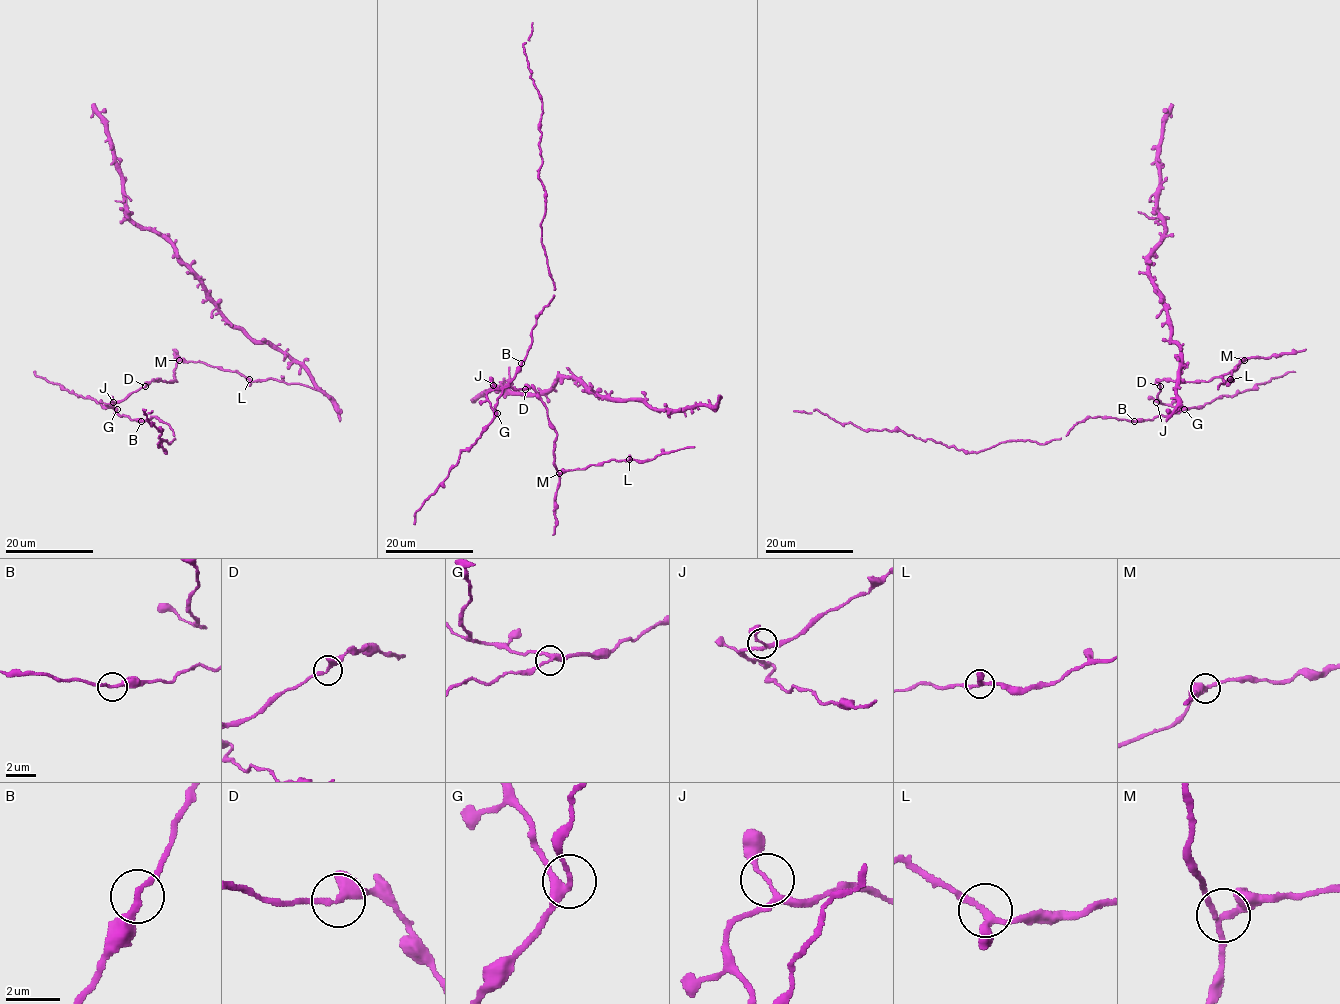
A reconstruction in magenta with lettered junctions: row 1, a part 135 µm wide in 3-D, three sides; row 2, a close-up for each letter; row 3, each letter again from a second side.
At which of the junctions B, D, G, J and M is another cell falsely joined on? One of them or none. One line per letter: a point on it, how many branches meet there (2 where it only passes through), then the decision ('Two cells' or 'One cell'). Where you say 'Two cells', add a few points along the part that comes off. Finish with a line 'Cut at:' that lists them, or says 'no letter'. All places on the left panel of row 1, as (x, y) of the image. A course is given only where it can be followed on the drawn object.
B: Place: (141, 421). Branches: 2. One cell
D: Place: (145, 386). Branches: 3. One cell
G: Place: (117, 409). Branches: 3. One cell
J: Place: (113, 402). Branches: 3. One cell
M: Place: (179, 360). Branches: 3. Two cells. Course of the part to remove: (180, 359), (203, 362), (236, 371), (253, 381), (273, 378), (314, 389)
Cut at: M

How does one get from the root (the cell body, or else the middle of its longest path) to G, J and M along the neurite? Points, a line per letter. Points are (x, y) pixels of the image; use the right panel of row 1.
G: (1215, 376), (1207, 381), (1159, 381), (1160, 401), (1184, 409)
J: (1215, 376), (1207, 381), (1160, 380), (1160, 401), (1156, 401)
M: (1215, 376), (1232, 373), (1244, 359)

